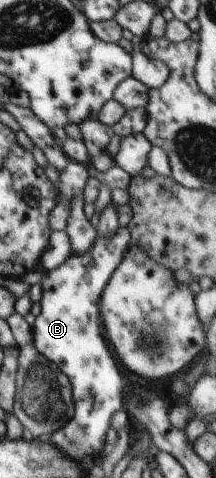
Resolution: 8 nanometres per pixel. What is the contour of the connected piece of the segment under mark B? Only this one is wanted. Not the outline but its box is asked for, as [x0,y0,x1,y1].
[23,226,131,460]

